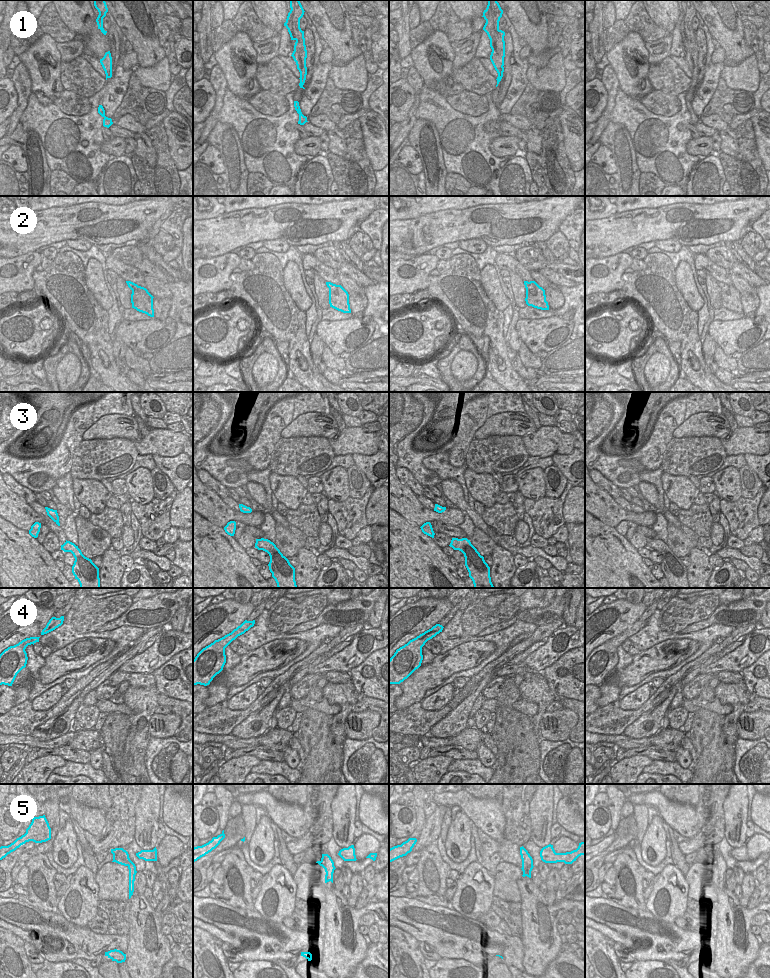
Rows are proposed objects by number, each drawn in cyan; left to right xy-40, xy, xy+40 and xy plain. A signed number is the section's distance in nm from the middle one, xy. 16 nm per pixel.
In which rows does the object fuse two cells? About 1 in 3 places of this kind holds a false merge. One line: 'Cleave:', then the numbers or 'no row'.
Cleave: 2, 3, 5.

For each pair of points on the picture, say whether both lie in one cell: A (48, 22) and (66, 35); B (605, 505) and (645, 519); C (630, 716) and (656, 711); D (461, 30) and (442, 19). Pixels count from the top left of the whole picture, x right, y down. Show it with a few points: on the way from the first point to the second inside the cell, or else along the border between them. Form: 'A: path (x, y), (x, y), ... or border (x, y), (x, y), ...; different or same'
A: path (52, 25), (62, 34); same
B: path (615, 514), (635, 517); same
C: border (660, 700), (643, 712), (624, 730); different
D: path (456, 27), (447, 20); same

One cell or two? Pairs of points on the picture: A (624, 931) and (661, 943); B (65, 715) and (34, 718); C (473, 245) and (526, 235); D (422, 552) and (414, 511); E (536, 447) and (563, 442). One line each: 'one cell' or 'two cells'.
A: one cell
B: two cells
C: two cells
D: two cells
E: one cell

